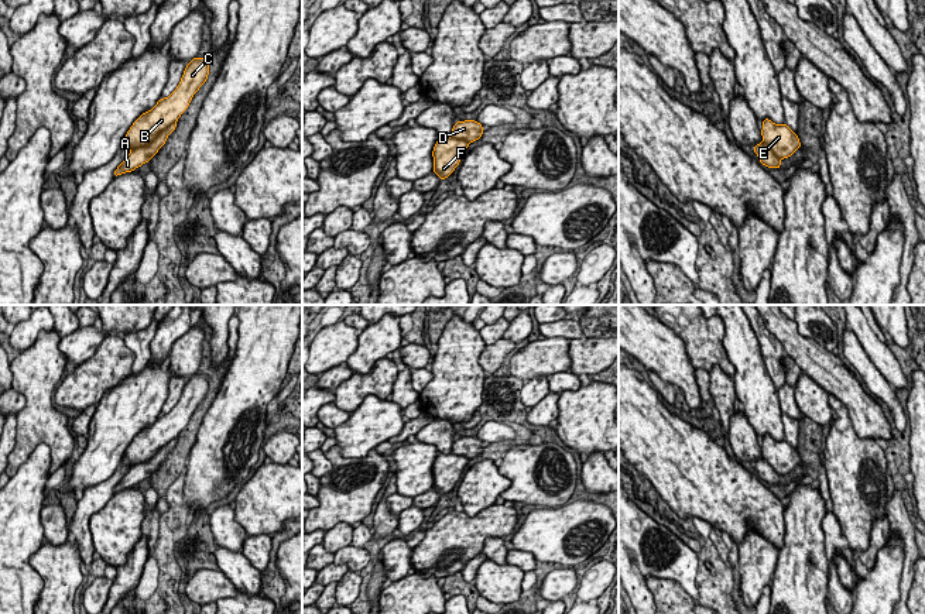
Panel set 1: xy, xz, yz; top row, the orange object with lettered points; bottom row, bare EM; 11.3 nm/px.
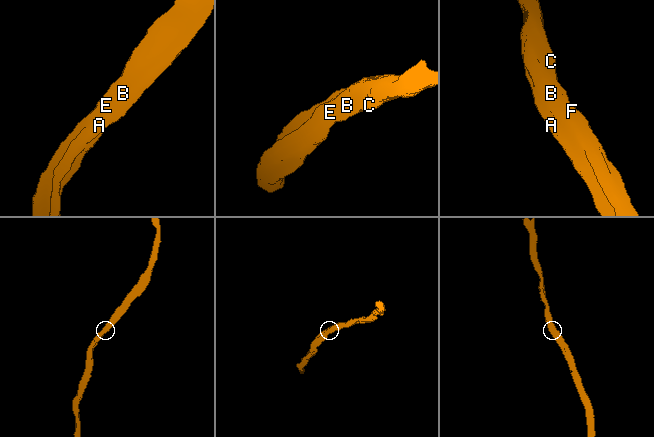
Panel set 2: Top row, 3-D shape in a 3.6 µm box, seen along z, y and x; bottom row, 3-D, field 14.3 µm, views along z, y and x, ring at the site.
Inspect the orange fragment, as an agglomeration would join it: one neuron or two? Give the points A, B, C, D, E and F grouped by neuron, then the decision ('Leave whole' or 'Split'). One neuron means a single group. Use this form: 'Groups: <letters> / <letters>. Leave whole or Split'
Groups: A B C D E F. Leave whole

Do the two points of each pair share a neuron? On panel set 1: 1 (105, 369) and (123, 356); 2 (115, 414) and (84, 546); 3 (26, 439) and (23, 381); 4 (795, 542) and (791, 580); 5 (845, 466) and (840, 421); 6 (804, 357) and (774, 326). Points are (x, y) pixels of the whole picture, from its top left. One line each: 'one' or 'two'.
1: one
2: one
3: one
4: one
5: one
6: one

